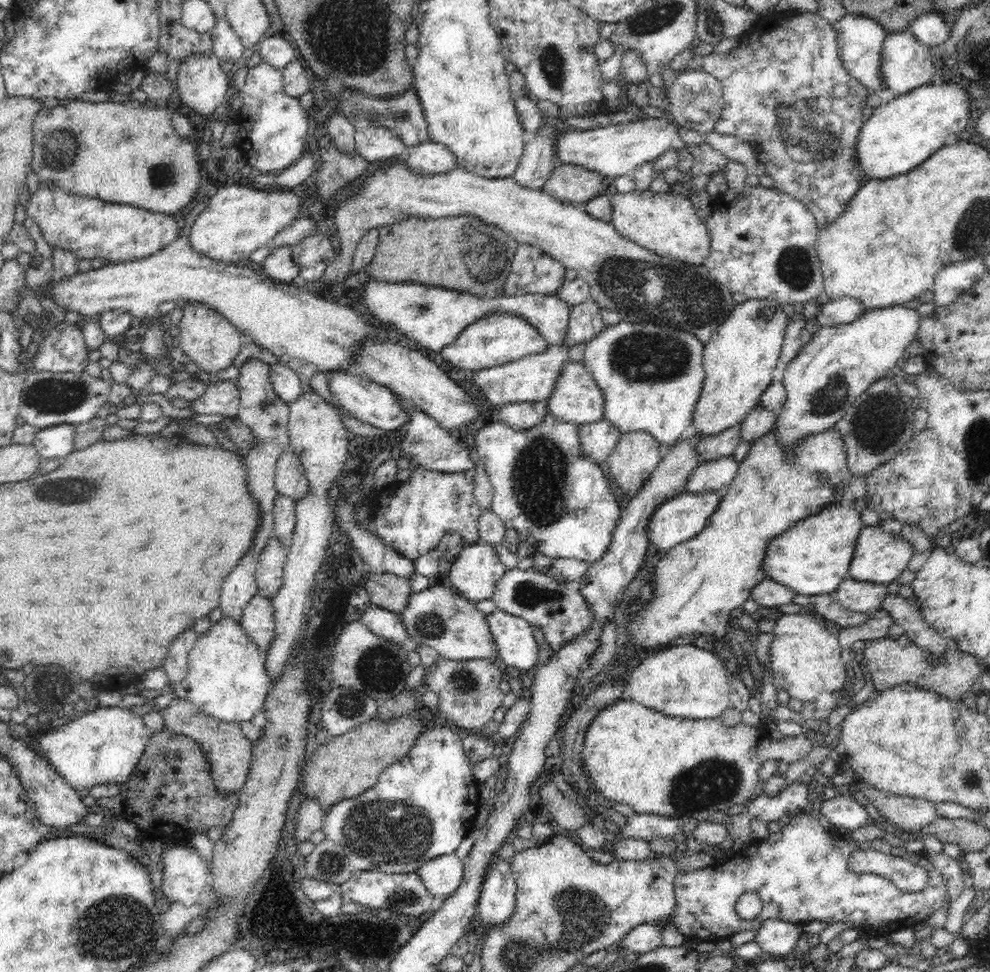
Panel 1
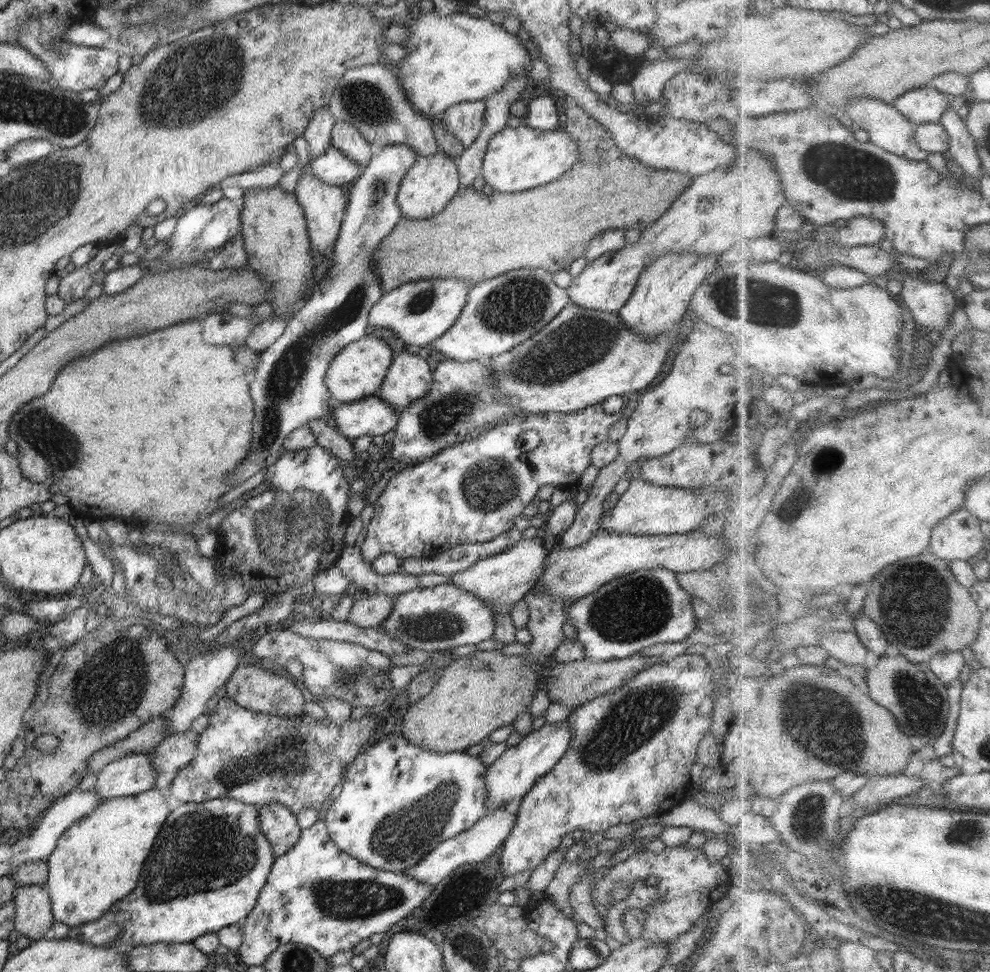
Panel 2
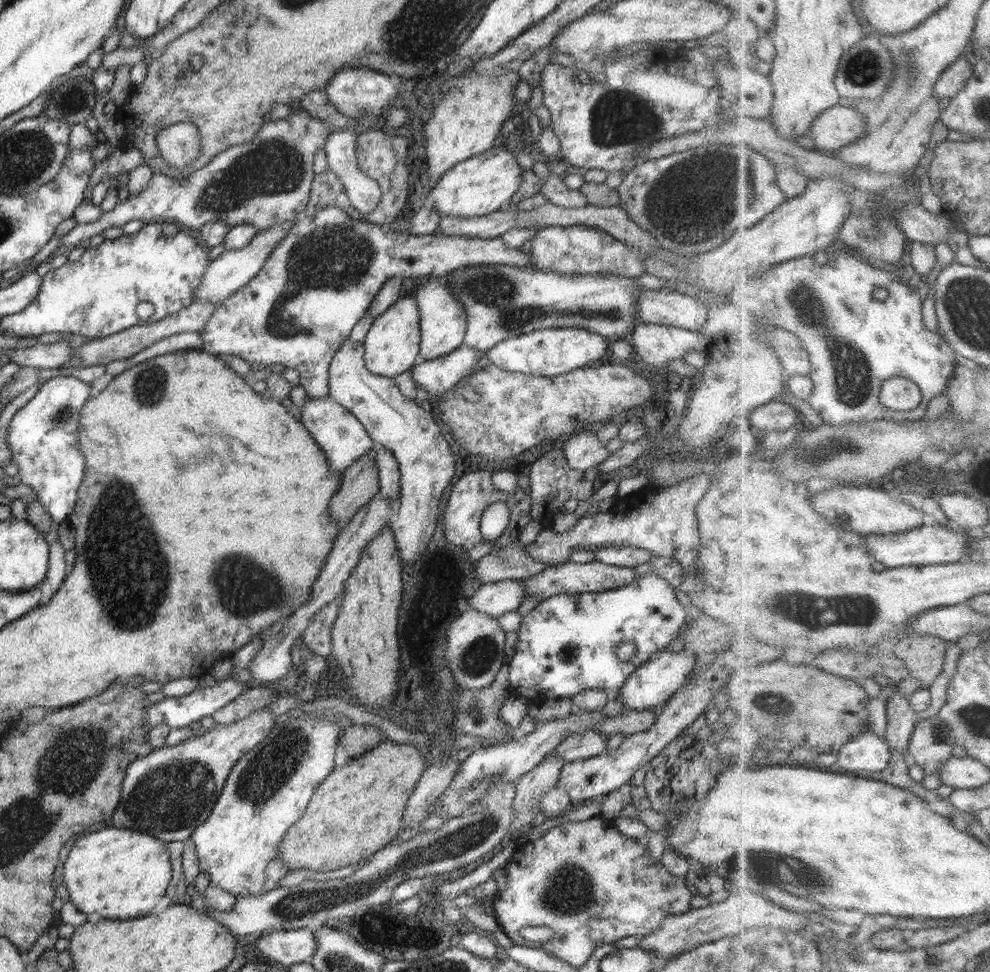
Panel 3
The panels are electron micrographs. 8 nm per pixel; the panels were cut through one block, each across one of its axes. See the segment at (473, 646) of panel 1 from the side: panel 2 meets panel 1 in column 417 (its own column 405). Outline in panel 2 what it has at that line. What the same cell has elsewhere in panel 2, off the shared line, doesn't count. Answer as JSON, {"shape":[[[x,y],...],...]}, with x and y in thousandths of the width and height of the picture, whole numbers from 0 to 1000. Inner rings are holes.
{"shape":[[[455,600],[400,612],[396,632],[389,636],[384,645],[400,658],[404,657],[412,667],[451,670],[497,657],[499,638],[501,631],[493,618],[487,618]]]}

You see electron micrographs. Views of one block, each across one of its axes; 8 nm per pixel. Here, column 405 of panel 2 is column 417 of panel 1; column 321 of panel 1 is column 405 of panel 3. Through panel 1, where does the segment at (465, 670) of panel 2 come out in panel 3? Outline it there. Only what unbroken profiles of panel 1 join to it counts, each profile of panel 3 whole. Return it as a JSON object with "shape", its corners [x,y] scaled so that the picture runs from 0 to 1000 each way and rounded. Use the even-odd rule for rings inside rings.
{"shape":[[[388,760],[377,771],[368,776],[354,780],[344,790],[338,790],[321,809],[305,841],[289,855],[281,874],[283,886],[293,896],[317,895],[329,897],[341,895],[376,882],[382,874],[398,865],[405,857],[406,838],[410,832],[411,822],[418,816],[420,809],[430,791],[428,778],[416,765],[402,765]]]}

